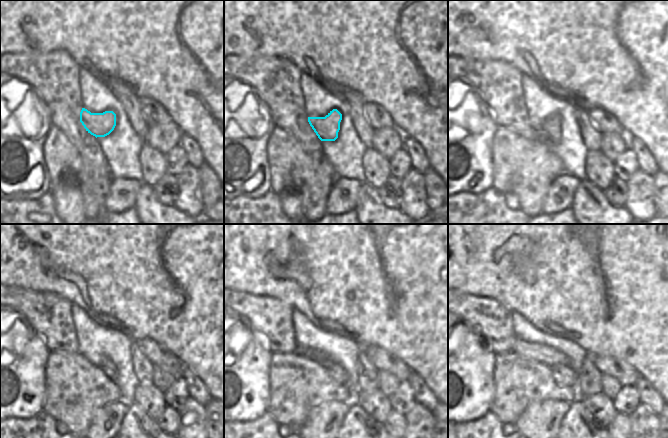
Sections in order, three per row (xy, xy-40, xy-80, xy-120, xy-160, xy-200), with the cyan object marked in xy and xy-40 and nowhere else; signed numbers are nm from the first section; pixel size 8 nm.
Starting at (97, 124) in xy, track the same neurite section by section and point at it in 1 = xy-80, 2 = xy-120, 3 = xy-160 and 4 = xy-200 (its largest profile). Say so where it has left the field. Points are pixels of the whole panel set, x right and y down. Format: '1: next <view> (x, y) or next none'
1: next xy-80 (551, 126)
2: next xy-120 (109, 369)
3: next xy-160 (335, 371)
4: next xy-200 (564, 376)

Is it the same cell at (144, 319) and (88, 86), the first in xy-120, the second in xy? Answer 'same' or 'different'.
different

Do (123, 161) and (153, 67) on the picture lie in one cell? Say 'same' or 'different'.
different

